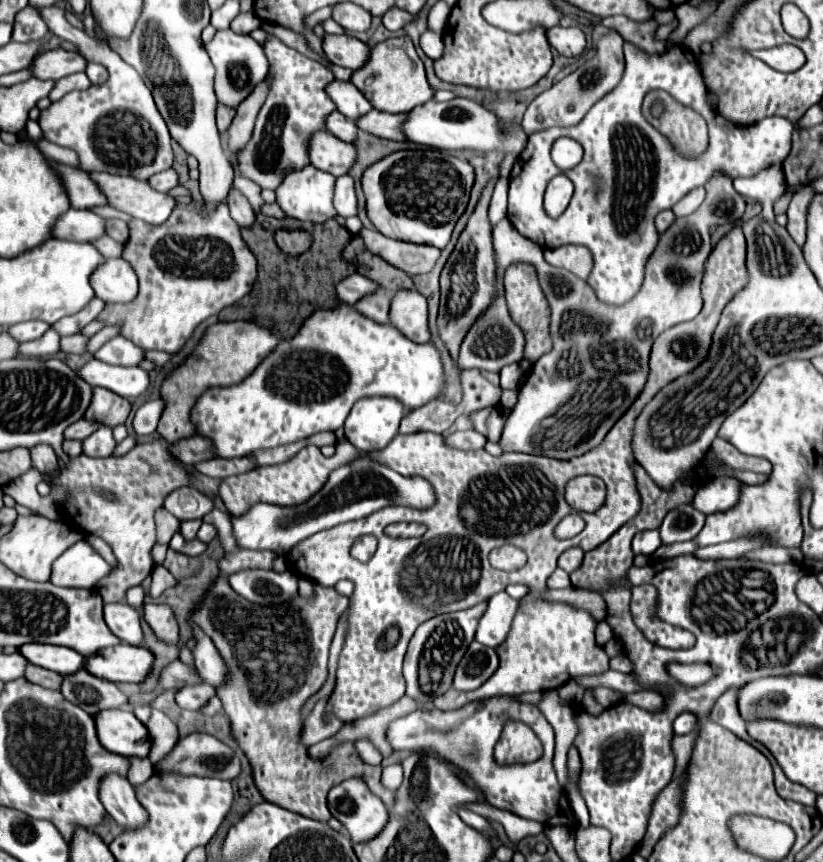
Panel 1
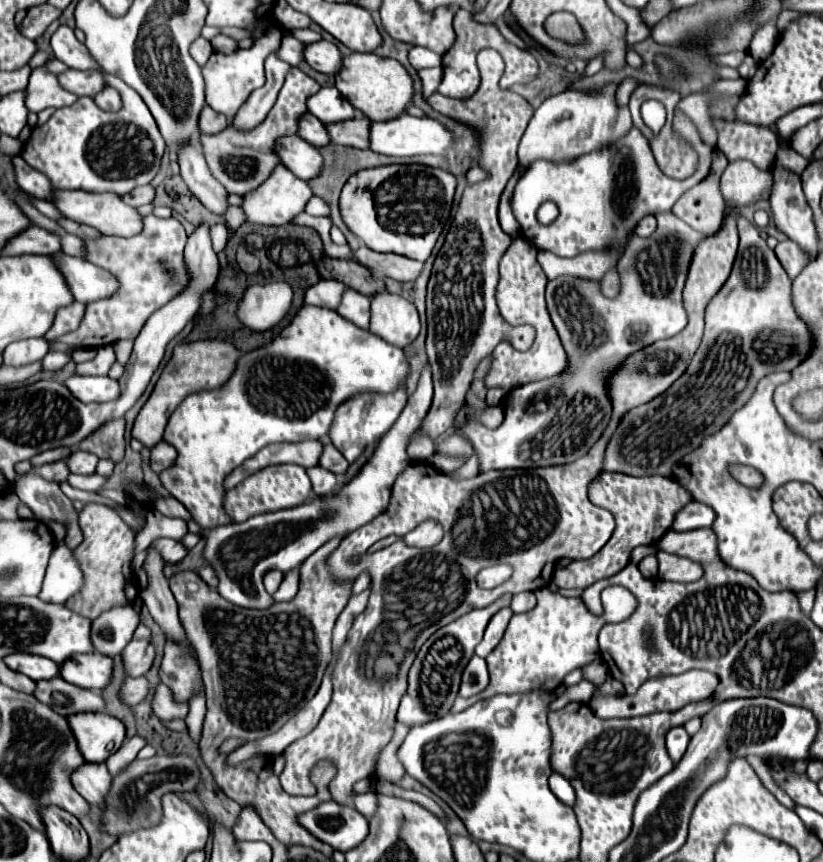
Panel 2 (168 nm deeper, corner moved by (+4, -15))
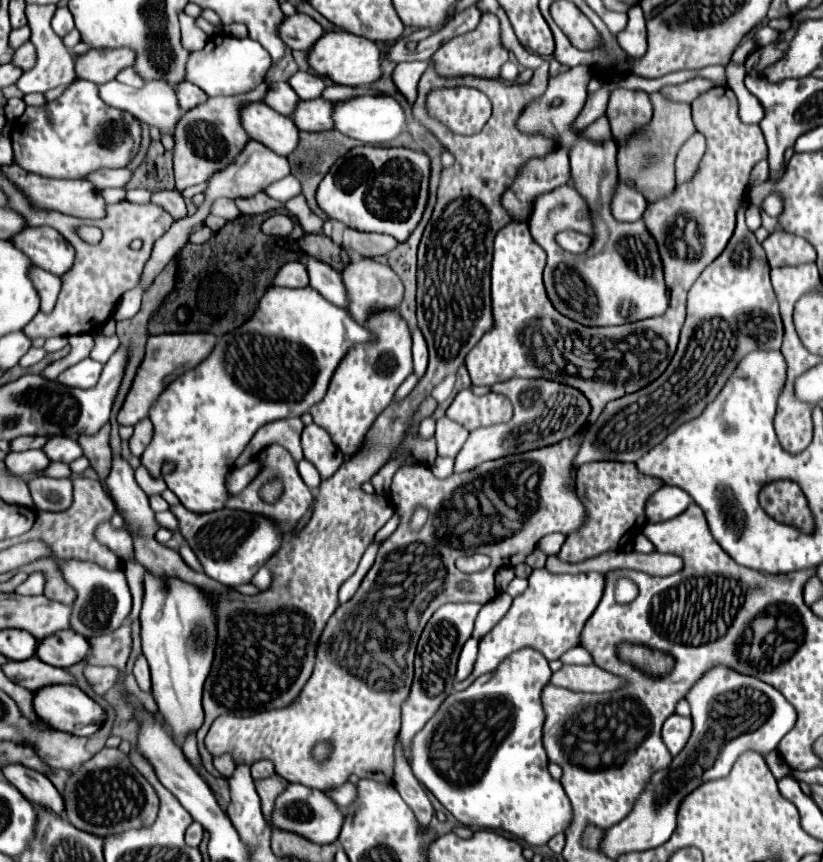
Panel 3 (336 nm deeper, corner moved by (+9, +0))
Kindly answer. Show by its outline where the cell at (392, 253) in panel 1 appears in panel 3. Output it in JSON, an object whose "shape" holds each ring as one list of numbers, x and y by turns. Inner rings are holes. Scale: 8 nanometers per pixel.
{"shape":[[345,230,343,236,343,248,345,250,355,250,367,258,375,258,381,254,391,252,393,248,397,248,397,240,393,236,387,234,369,234,369,232,359,232,359,230]]}

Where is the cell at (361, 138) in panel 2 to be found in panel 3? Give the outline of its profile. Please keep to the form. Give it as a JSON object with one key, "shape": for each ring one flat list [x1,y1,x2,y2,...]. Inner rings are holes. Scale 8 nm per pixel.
{"shape":[[317,98,317,100,301,100,297,112,293,114,293,122,299,130,307,132,321,132,335,128,333,124,333,100]]}

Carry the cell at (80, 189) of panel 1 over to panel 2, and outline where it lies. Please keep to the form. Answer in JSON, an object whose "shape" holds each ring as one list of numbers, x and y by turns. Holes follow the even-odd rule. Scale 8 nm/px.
{"shape":[[20,155,12,157,12,167,14,167,14,179,16,185,26,191,28,195,34,195,38,199,52,201,52,185,50,181,36,169,32,169]]}

